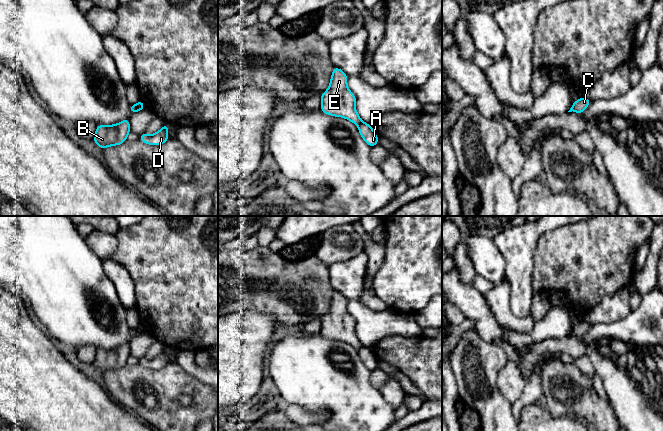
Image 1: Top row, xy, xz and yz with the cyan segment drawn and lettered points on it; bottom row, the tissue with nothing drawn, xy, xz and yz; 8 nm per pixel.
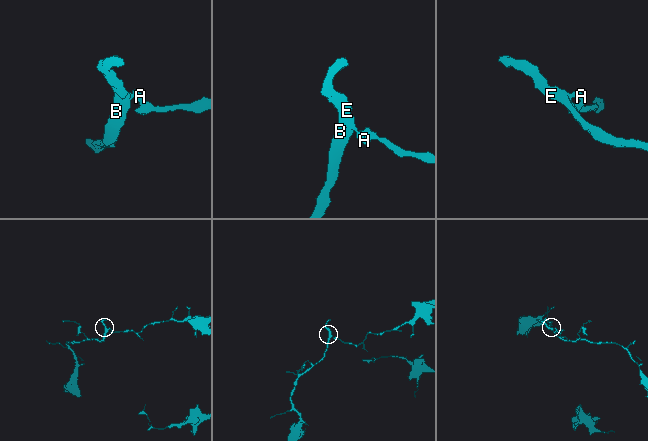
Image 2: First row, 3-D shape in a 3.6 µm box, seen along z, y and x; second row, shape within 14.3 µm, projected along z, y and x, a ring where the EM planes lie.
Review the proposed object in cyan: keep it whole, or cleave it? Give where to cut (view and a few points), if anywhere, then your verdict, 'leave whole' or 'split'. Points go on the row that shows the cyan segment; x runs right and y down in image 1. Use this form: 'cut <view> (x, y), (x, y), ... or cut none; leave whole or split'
cut xz (362, 122), (358, 125); split

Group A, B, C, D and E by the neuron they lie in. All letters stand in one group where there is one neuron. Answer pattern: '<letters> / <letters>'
A C D / B E

